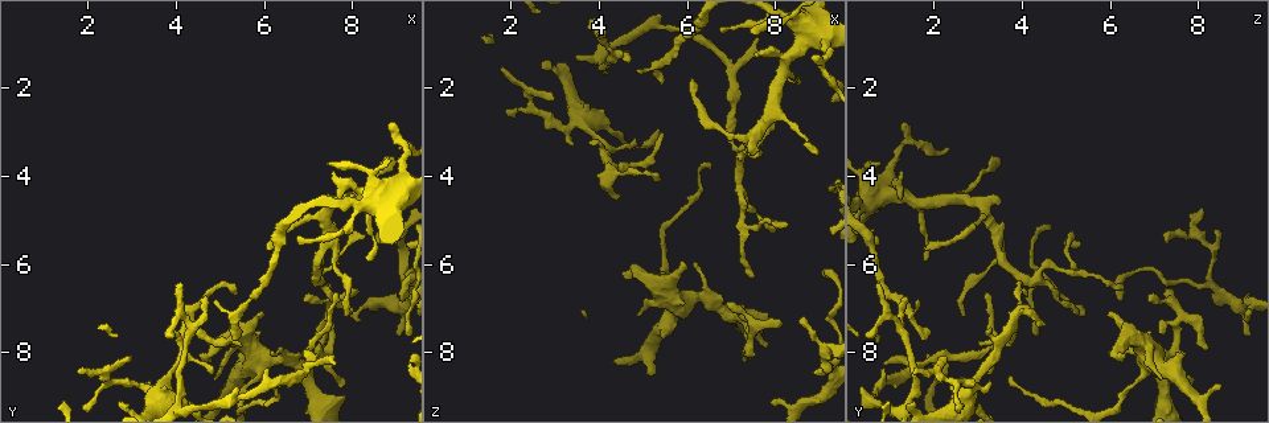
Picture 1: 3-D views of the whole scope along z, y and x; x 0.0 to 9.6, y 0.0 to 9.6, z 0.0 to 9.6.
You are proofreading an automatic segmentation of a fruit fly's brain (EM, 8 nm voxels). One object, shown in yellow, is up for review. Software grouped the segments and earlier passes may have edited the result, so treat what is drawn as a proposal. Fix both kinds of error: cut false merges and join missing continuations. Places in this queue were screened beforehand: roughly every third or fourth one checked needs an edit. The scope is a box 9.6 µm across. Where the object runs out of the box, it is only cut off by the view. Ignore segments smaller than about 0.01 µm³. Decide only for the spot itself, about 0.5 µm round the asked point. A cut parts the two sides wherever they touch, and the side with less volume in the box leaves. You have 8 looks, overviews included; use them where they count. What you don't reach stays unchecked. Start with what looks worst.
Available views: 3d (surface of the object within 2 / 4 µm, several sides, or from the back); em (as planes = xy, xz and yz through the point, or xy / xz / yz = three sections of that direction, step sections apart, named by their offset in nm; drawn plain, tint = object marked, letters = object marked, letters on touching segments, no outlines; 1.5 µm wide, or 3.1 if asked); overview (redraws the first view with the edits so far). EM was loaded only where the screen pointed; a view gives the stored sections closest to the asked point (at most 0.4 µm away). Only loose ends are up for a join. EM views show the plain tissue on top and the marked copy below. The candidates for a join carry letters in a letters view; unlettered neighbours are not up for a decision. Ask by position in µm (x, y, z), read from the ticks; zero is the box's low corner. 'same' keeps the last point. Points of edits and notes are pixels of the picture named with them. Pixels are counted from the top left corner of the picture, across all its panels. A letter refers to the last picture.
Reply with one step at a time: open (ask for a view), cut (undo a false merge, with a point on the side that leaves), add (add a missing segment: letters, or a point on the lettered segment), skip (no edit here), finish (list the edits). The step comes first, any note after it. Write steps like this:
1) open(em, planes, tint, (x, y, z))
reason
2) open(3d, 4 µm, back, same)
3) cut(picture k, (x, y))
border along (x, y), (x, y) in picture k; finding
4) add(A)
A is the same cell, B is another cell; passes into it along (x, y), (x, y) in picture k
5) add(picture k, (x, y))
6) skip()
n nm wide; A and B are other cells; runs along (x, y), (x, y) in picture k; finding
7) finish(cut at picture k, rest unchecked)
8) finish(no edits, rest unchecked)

open(em, xz, step 4, tint, (3.80, 7.50, 3.30))
free end

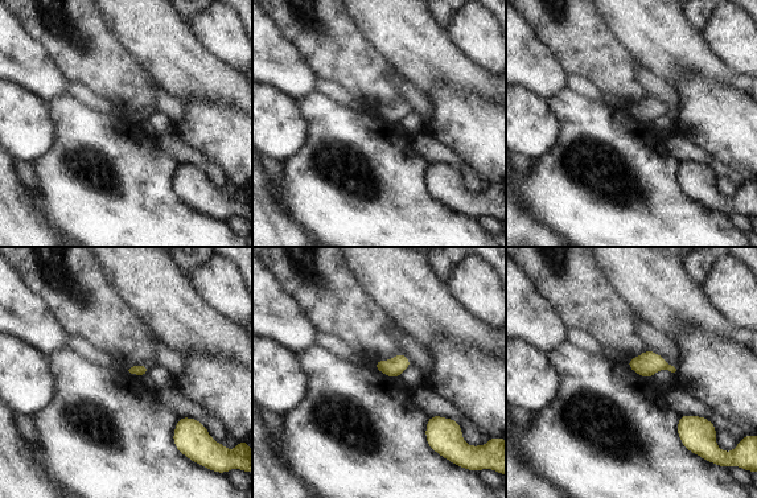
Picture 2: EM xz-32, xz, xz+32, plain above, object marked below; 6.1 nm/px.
open(em, yz, step 8, letters, same)
cut it another way

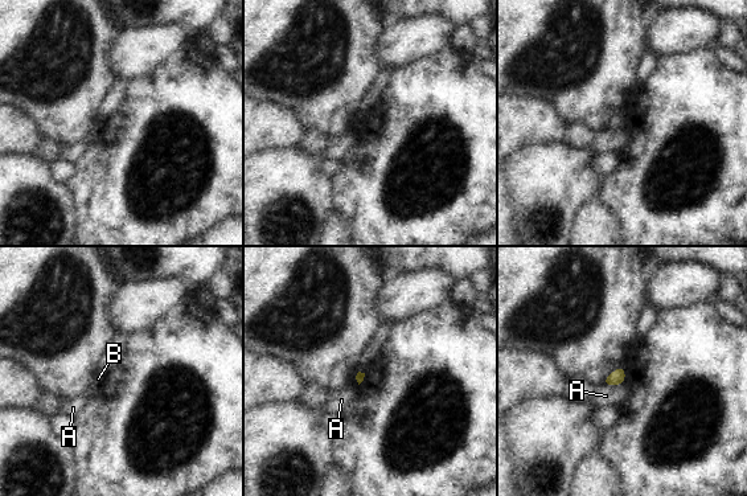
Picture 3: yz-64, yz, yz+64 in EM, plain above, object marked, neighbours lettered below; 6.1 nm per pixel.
skip()
A touches over 130 nm; A and B are other cells; no lettered segment goes on from it

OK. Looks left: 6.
open(em, planes, letters, (7.75, 8.80, 7.85))
an open end

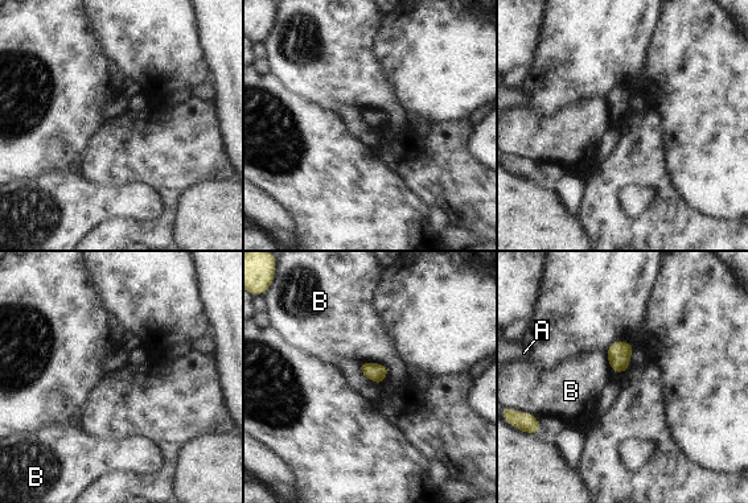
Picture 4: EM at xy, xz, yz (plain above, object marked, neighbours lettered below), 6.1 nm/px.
skip()
B touches over 200 nm; A and B are other cells; border along (360, 361), (383, 365), (383, 382) in picture 4; no lettered segment goes on from it

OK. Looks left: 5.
open(3d, 2 µm, (2.50, 8.60, 2.15))
abrupt turn

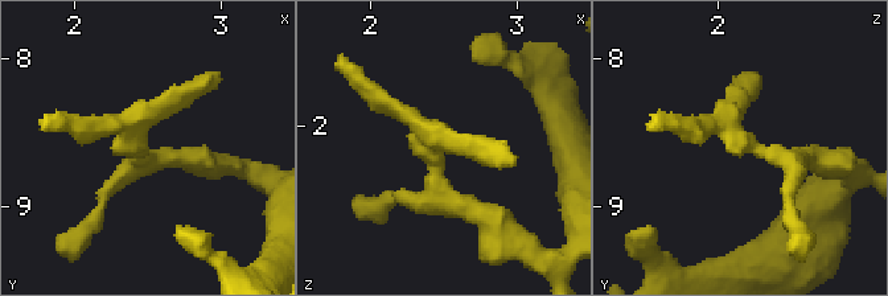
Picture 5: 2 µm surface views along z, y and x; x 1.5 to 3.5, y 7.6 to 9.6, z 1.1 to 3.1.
open(em, xy, step 8, tint, (2.42, 8.56, 2.20))

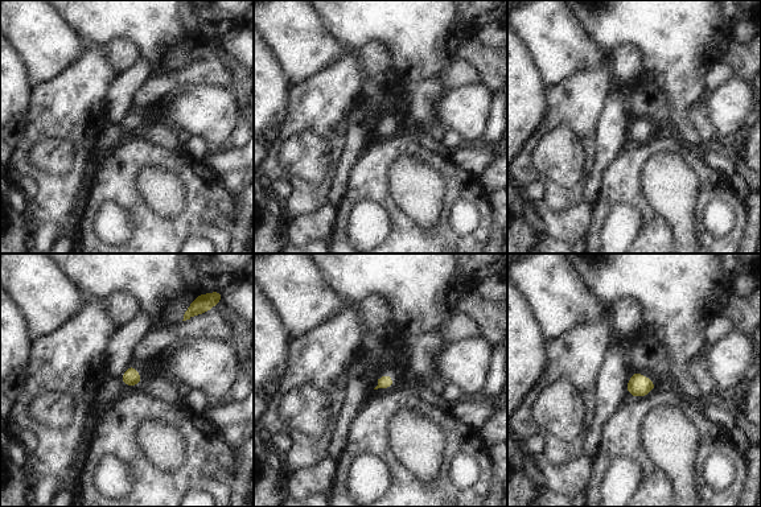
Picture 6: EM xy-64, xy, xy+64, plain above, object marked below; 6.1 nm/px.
open(em, planes, letters, same)
another direction

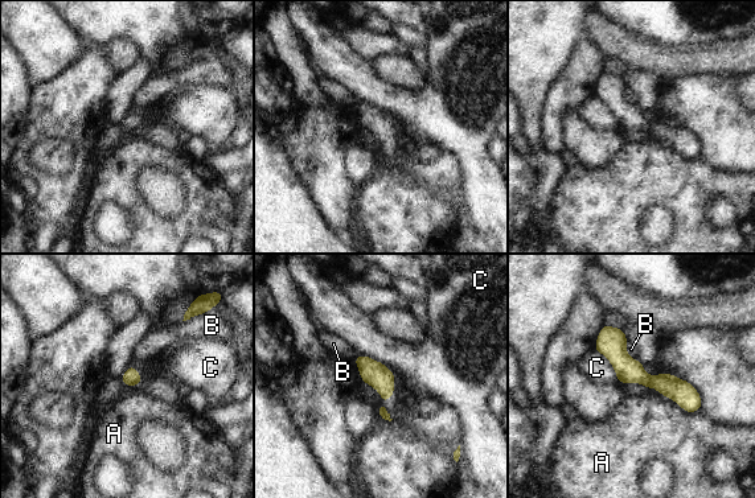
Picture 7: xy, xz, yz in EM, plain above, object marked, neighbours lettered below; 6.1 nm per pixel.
skip()
A, B and C are other cells; runs along (604, 329), (639, 375), (696, 407) in picture 7; one neuron here

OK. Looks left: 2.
finish(no edits, rest unchecked)

